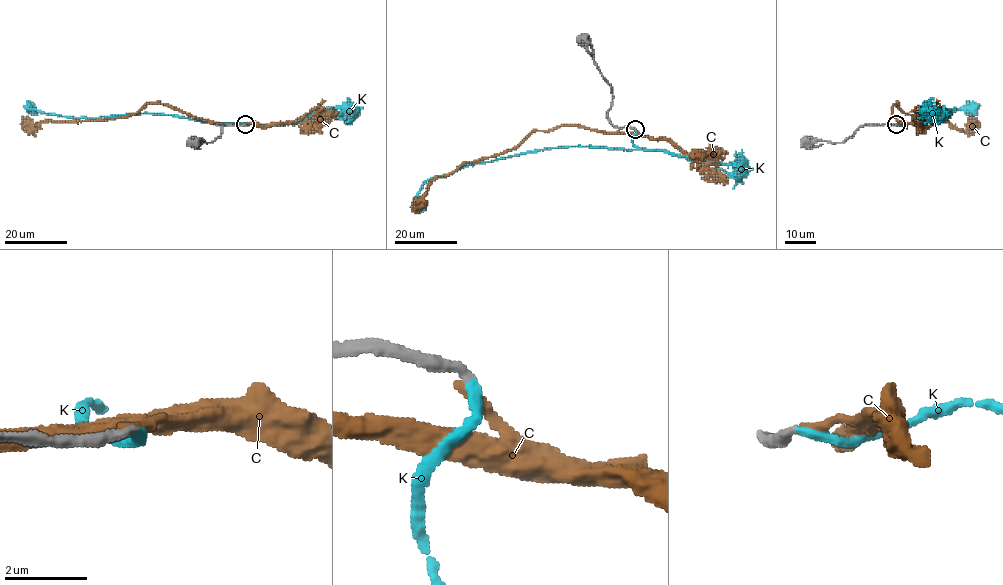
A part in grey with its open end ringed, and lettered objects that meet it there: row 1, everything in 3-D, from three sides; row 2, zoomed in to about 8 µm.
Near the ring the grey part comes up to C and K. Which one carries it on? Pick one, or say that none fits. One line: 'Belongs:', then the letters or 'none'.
Belongs: K

